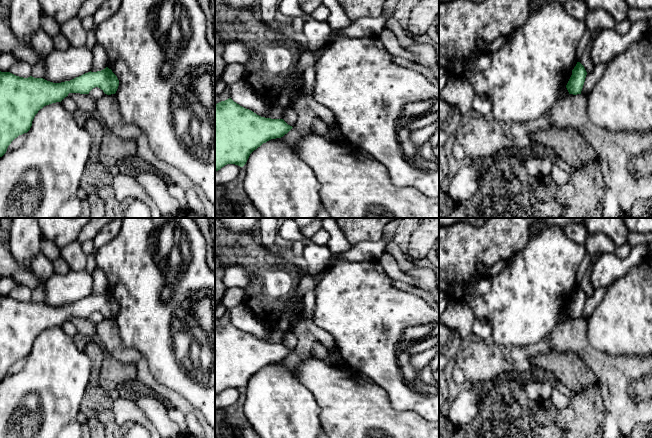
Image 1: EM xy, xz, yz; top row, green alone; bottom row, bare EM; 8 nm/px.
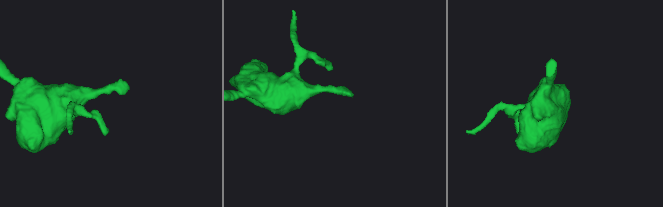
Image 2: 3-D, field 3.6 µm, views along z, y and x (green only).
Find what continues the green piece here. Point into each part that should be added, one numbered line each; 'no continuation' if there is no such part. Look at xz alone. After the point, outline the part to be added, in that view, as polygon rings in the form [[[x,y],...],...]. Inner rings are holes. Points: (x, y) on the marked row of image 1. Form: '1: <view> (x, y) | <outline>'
no continuation

